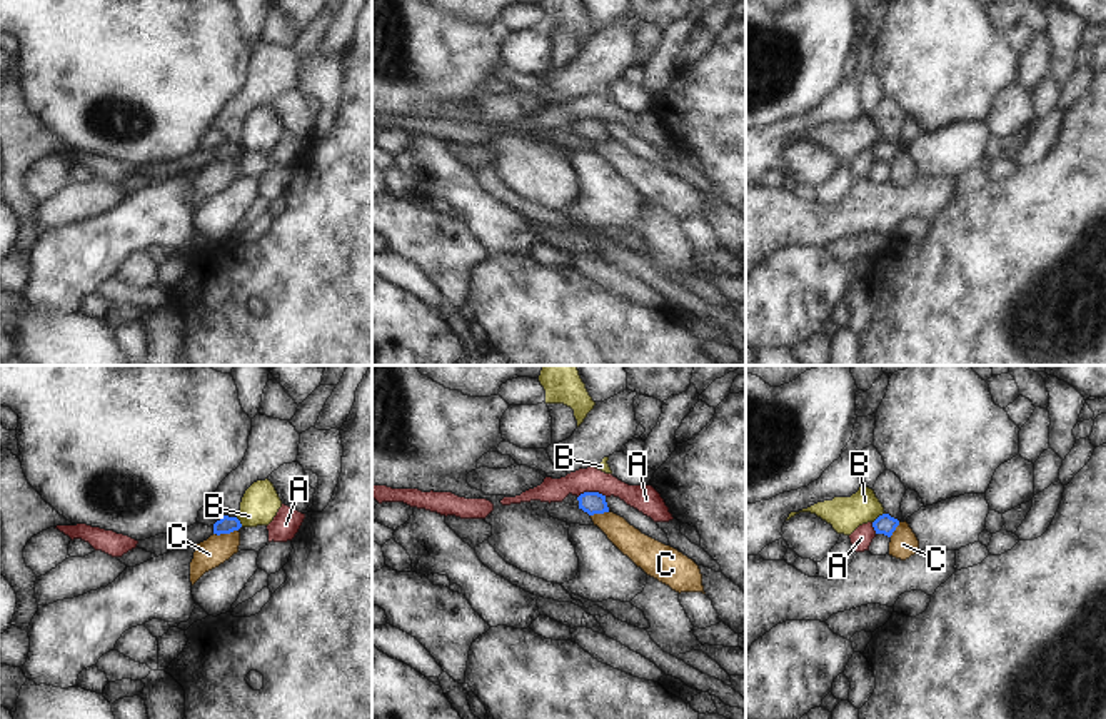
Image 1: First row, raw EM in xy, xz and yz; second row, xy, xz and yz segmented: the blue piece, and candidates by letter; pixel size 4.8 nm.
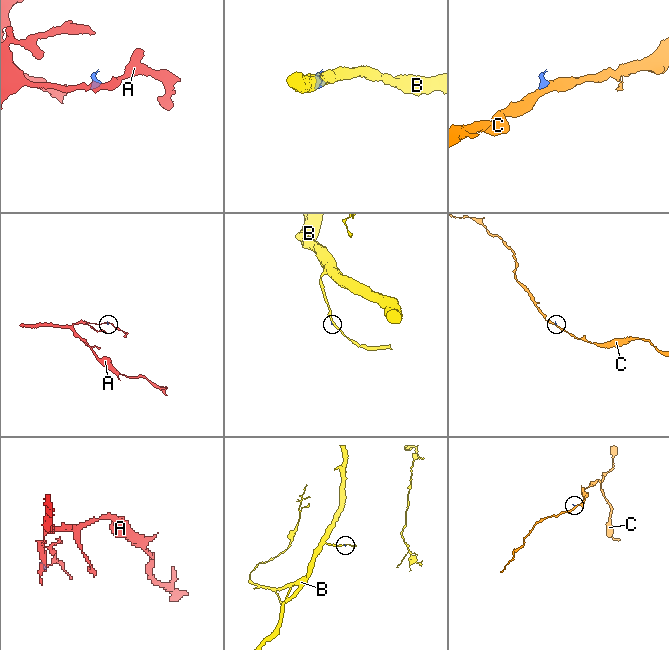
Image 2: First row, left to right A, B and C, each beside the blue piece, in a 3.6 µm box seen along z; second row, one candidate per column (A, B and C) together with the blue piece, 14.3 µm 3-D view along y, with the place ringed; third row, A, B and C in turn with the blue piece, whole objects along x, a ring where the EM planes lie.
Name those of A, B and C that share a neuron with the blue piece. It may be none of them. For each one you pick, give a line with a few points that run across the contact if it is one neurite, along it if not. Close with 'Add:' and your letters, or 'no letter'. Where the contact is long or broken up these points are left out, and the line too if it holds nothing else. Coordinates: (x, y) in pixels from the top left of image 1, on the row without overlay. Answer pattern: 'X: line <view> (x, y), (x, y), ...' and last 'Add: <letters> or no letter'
Add: no letter

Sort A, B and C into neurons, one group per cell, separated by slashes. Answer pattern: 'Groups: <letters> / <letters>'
Groups: A / B / C.

